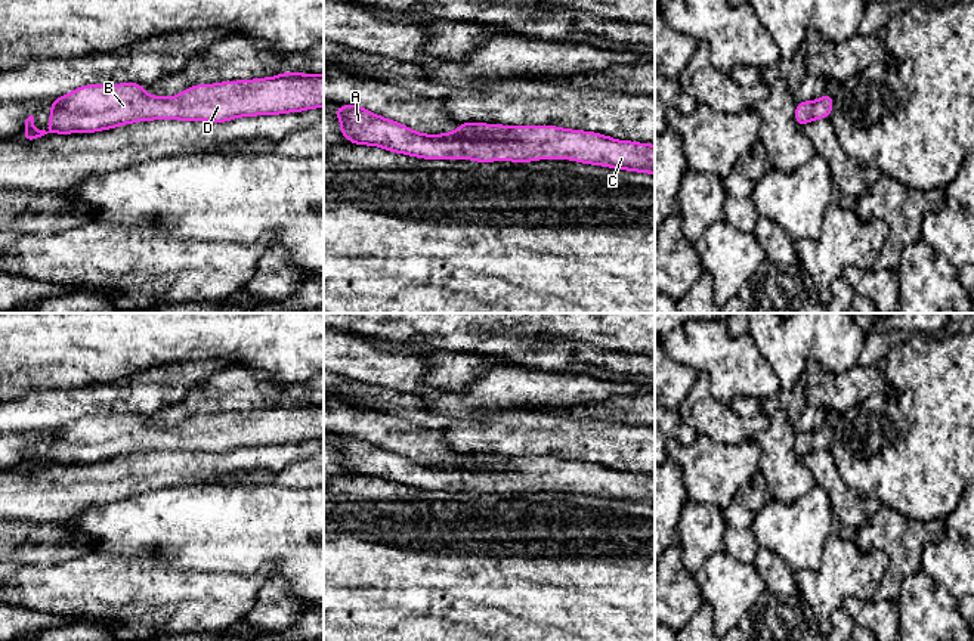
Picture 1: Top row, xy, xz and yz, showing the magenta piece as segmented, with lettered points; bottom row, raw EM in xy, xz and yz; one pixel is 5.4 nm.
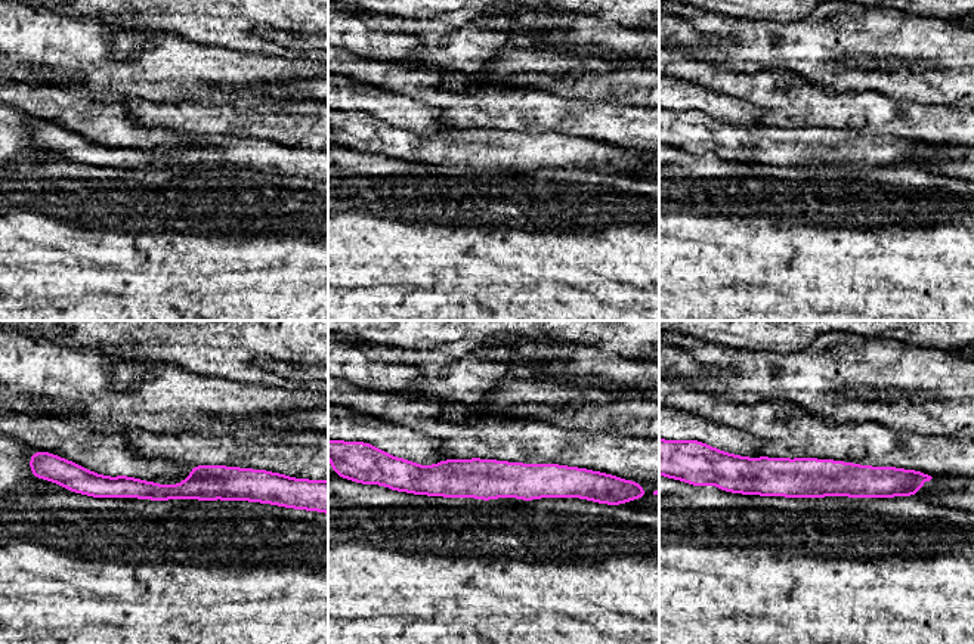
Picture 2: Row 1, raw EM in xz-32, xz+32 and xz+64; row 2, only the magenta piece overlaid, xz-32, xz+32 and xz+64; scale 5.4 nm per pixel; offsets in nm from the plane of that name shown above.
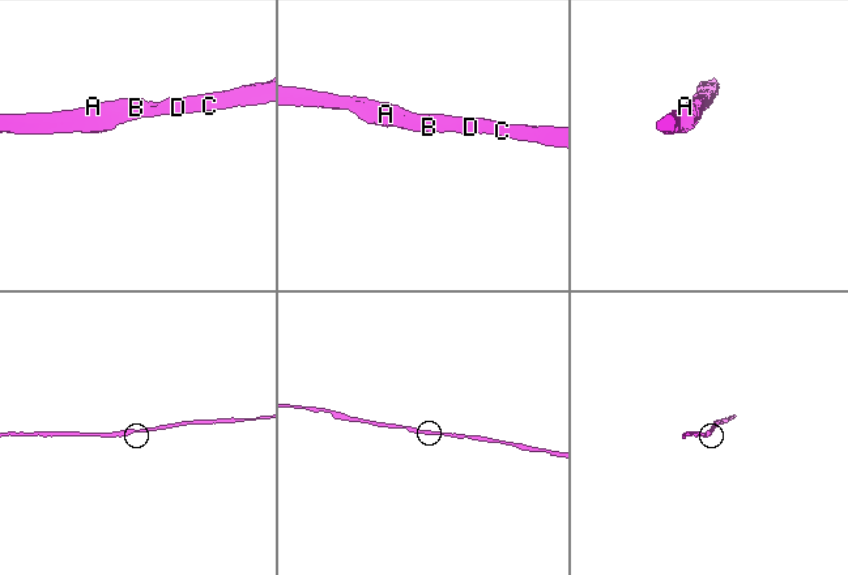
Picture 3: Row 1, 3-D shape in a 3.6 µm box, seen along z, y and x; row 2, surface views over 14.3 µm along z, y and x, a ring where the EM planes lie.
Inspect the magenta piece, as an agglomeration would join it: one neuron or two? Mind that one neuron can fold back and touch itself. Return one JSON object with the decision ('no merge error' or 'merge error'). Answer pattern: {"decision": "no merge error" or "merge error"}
{"decision": "no merge error"}

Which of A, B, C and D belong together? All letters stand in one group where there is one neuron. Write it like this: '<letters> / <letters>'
A B C D

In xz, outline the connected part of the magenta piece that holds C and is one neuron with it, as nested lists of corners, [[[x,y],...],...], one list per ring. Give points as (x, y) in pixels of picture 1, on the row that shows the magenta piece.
[[[341,105],[334,115],[340,118],[340,133],[350,143],[380,146],[417,158],[476,162],[572,160],[655,174],[655,145],[615,140],[594,131],[466,121],[445,134],[423,134],[356,105]]]

